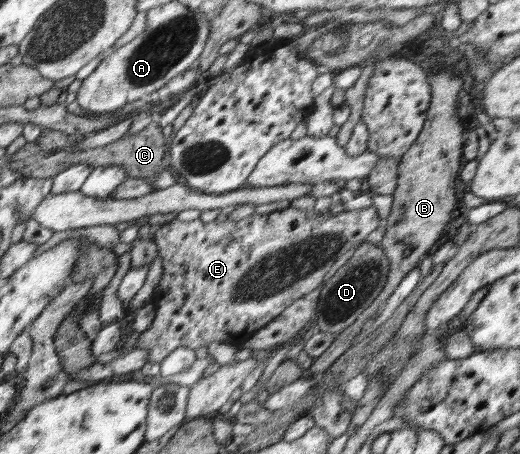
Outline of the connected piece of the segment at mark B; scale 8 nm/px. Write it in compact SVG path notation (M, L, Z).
M438 70L432 82L432 107L428 111L428 121L421 129L419 139L399 159L397 185L393 193L387 225L383 229L385 235L379 245L385 256L389 258L390 271L384 289L373 303L347 328L340 332L332 341L331 346L315 358L310 369L303 376L313 376L325 372L333 362L345 353L353 341L353 337L365 327L365 324L376 316L379 307L383 307L399 288L401 281L412 269L415 269L423 255L427 255L433 245L441 239L455 211L455 177L461 169L461 149L463 149L463 129L455 113L455 97L461 91L461 79Z

